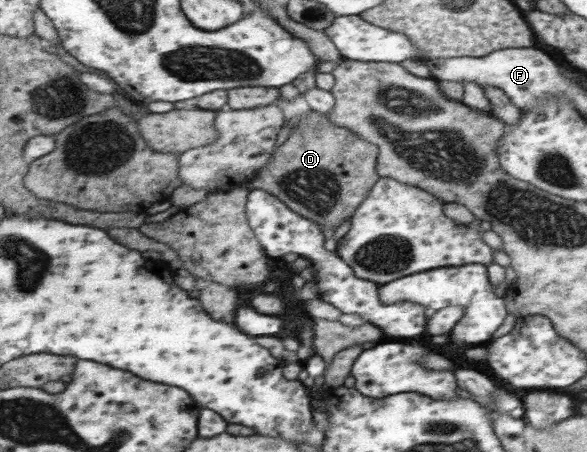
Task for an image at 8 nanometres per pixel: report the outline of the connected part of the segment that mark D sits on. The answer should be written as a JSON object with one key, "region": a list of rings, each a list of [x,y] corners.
{"region":[[[311,110],[278,148],[274,158],[257,172],[258,177],[249,181],[246,190],[262,190],[275,196],[292,212],[332,232],[344,220],[352,219],[352,213],[380,179],[376,172],[379,152],[379,145],[370,144],[350,129],[336,126]]]}

